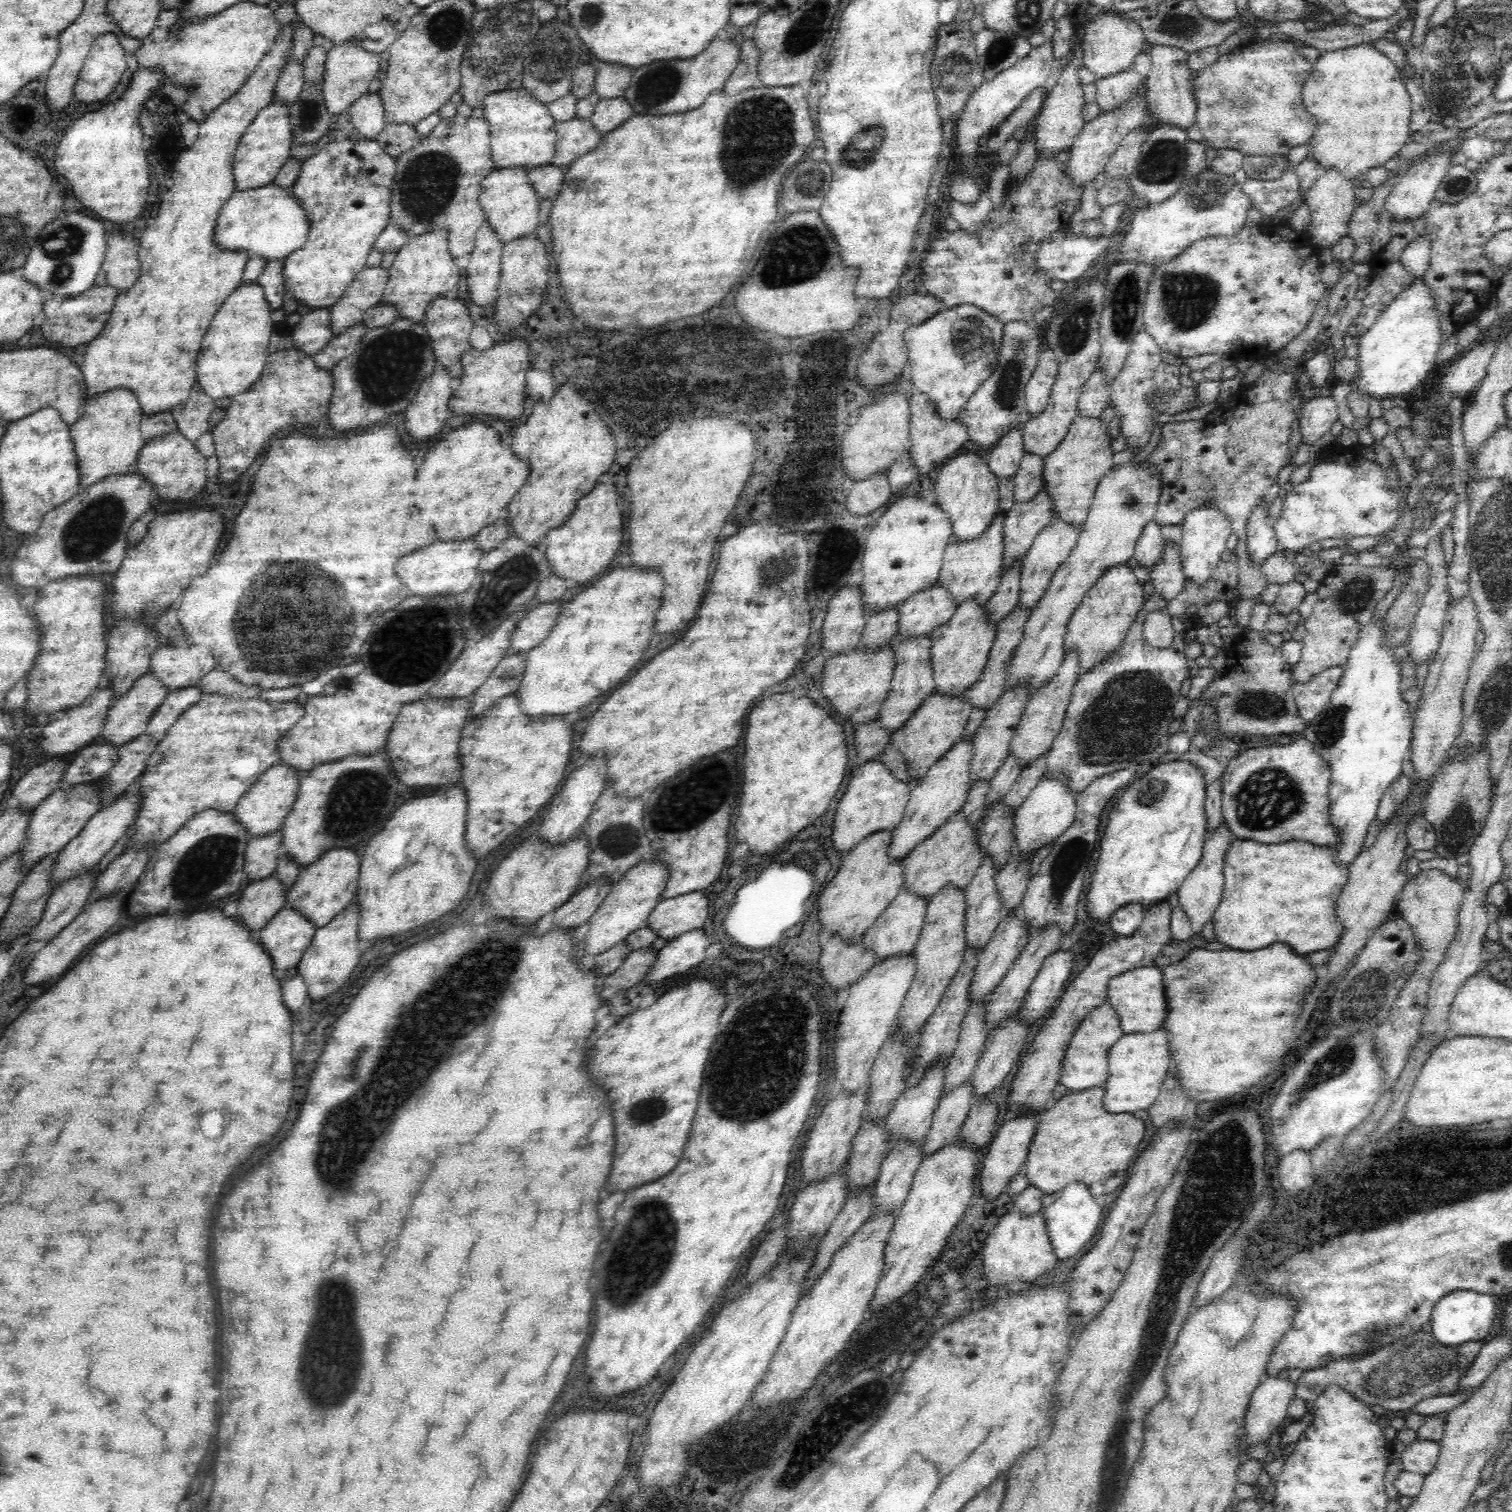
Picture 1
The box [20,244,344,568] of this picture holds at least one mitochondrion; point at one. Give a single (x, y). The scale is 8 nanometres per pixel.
(97, 525)

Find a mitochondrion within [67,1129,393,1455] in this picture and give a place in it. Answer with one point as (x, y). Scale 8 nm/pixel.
(332, 1349)

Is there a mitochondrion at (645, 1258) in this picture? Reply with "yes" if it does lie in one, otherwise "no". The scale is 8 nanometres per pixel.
yes

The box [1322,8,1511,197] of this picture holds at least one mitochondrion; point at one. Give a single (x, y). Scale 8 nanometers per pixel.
(1461, 73)

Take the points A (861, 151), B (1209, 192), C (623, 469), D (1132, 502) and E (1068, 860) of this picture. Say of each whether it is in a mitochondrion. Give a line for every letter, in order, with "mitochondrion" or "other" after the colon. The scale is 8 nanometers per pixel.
A: mitochondrion
B: mitochondrion
C: other
D: mitochondrion
E: mitochondrion

